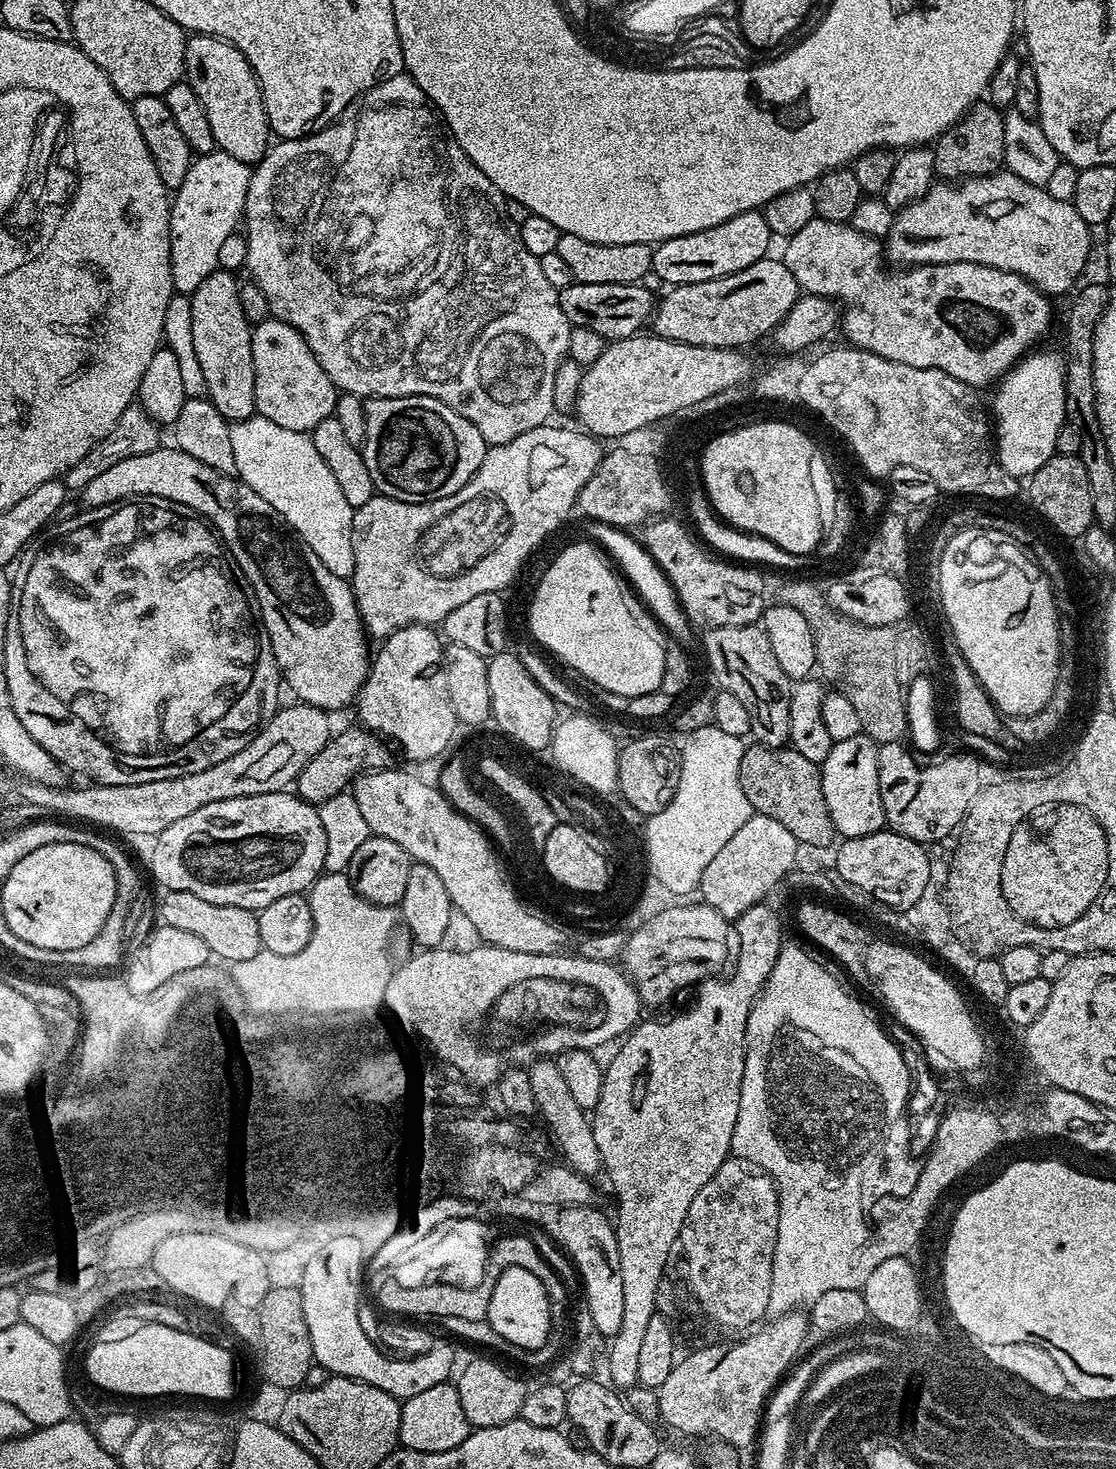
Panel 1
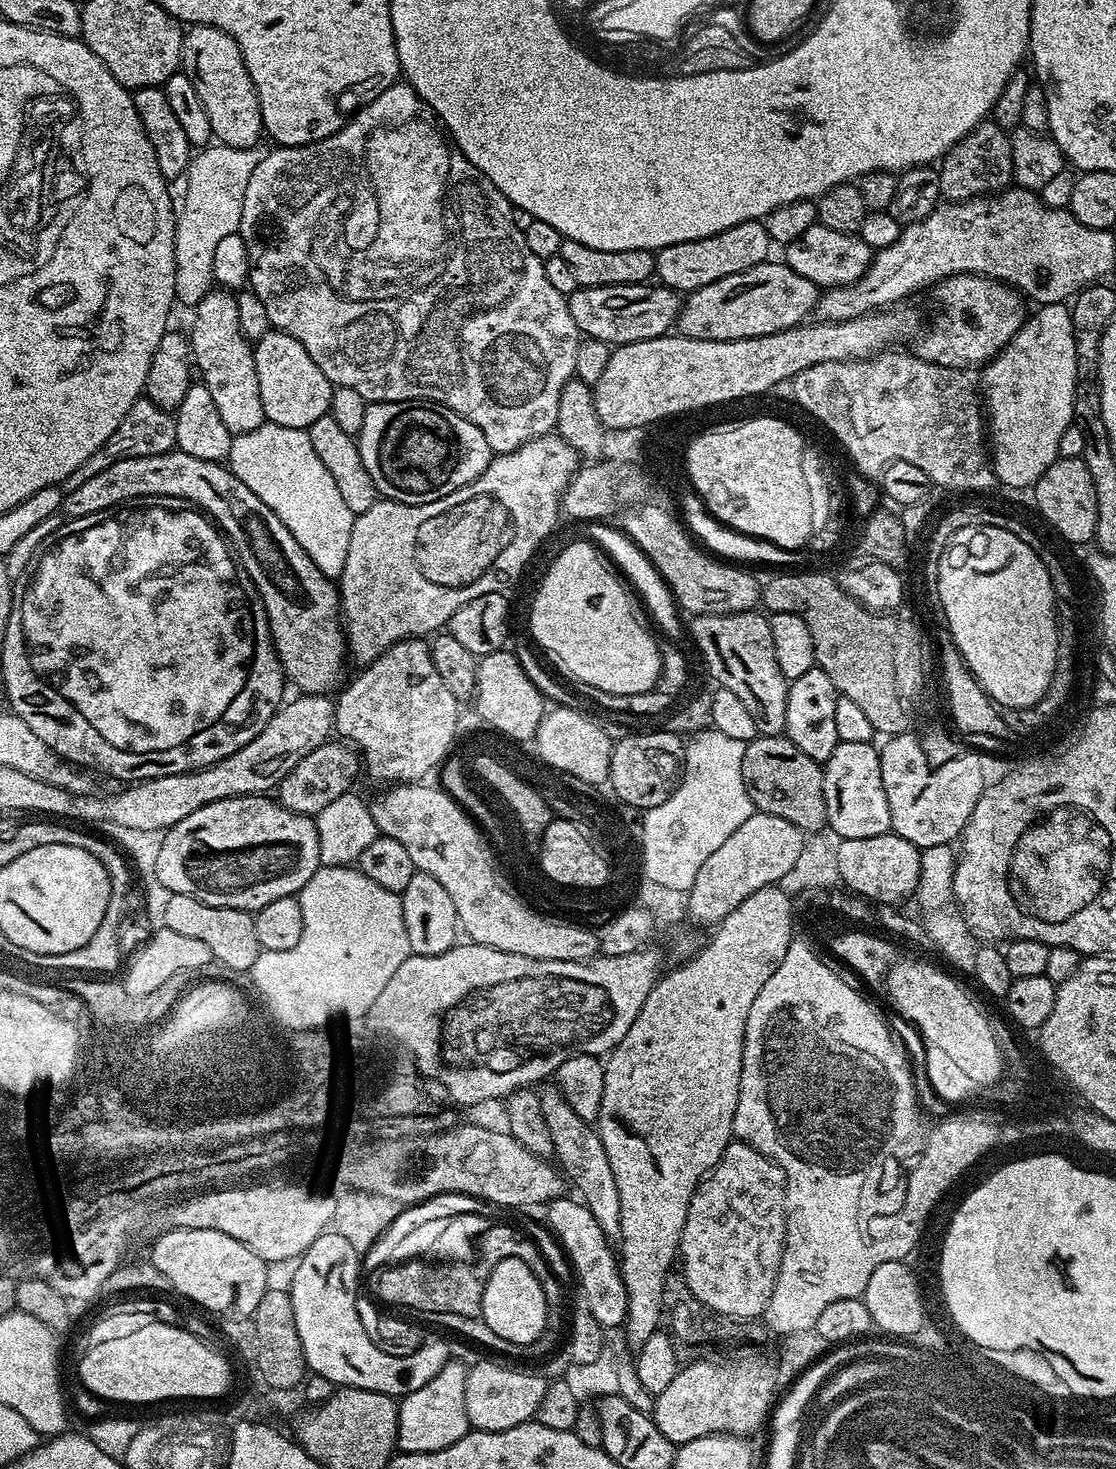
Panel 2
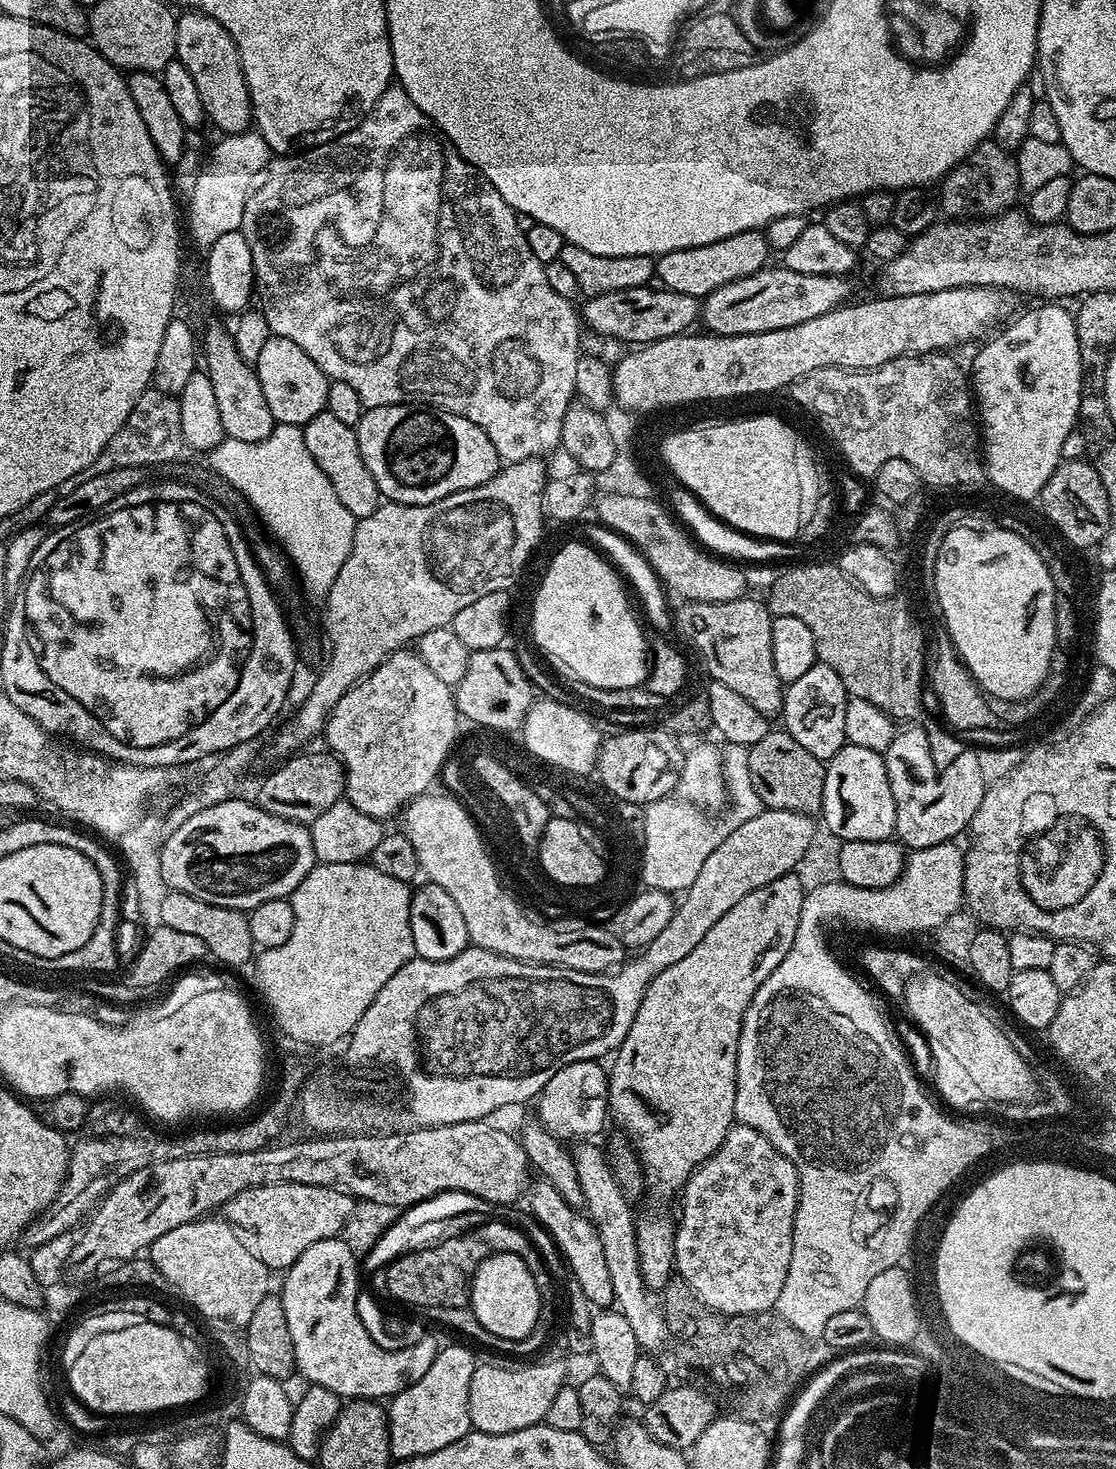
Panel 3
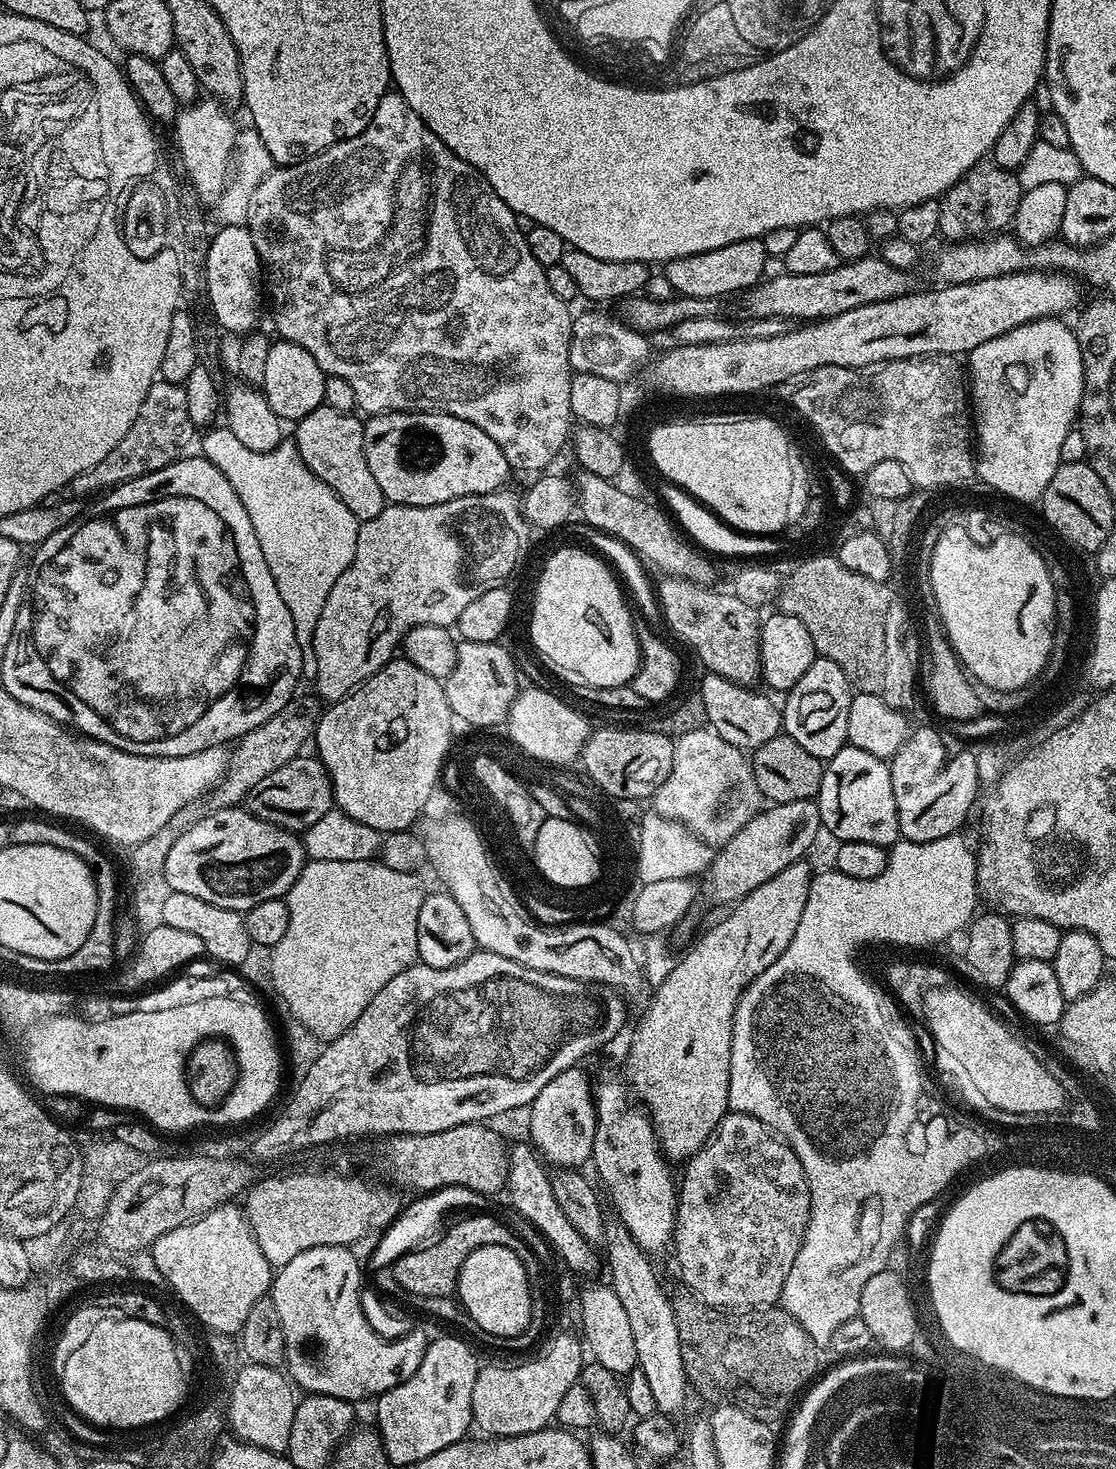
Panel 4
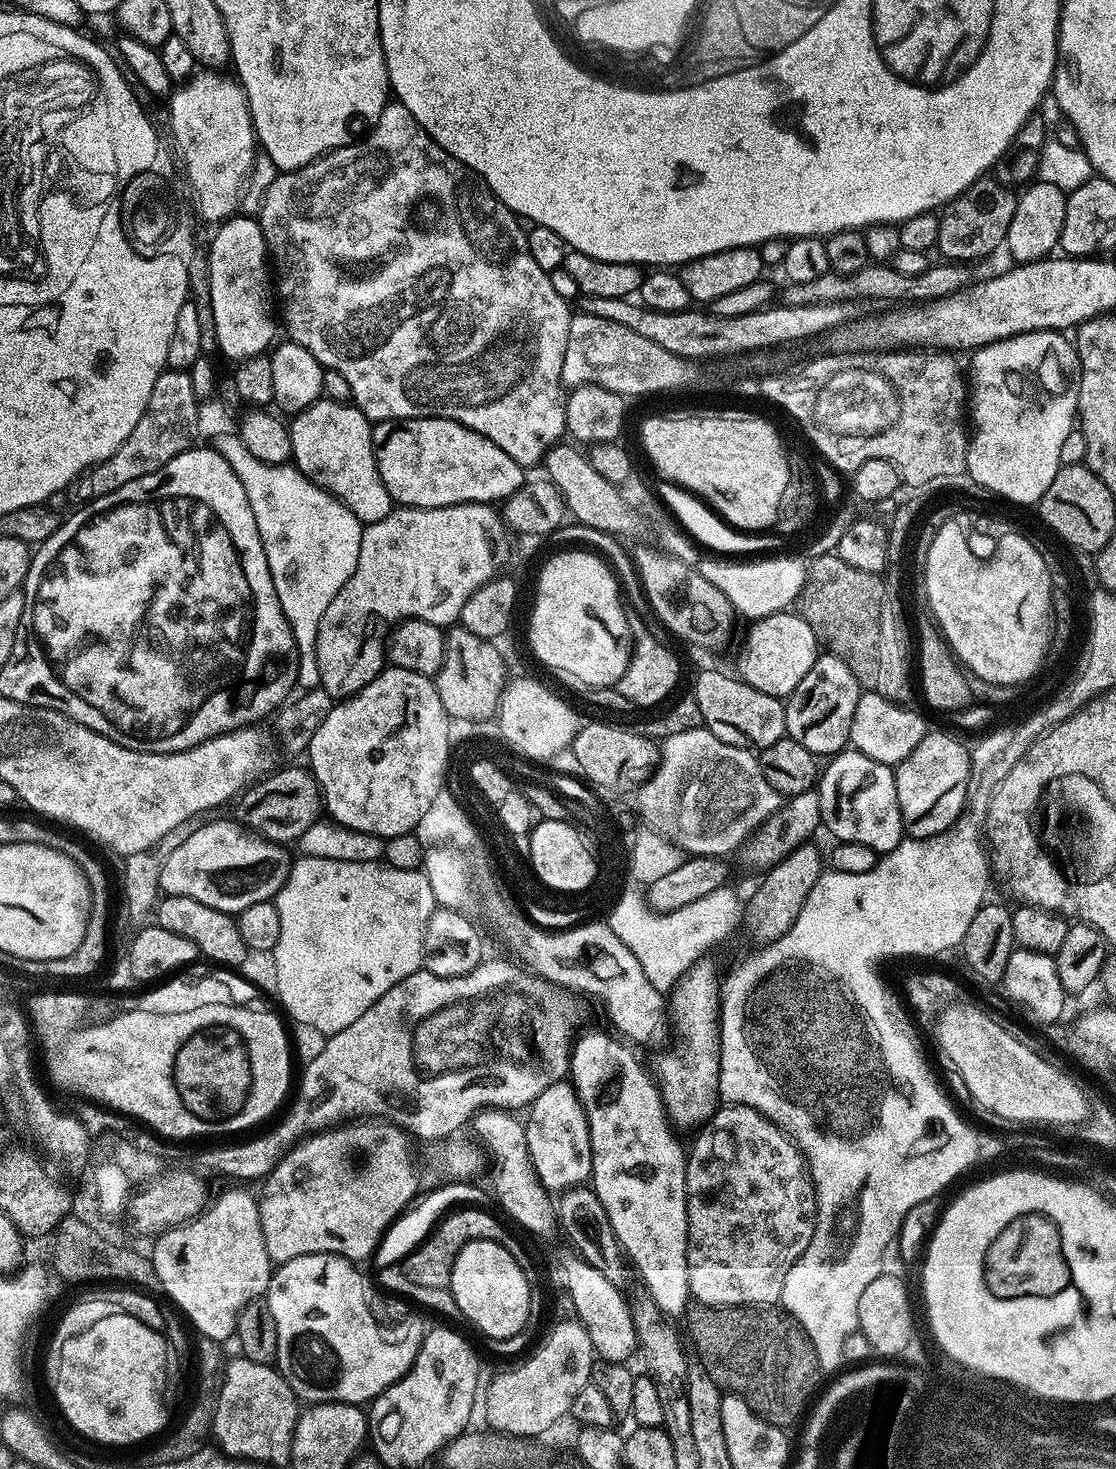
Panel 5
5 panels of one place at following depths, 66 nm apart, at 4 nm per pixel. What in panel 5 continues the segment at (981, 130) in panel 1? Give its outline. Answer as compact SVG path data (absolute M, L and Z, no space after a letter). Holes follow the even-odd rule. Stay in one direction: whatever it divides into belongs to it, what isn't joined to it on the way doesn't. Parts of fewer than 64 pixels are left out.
M981 178L962 194L958 194L939 213L940 225L936 248L948 262L969 262L988 256L1008 238L1010 218L1014 218L1017 193L999 184L995 178Z

